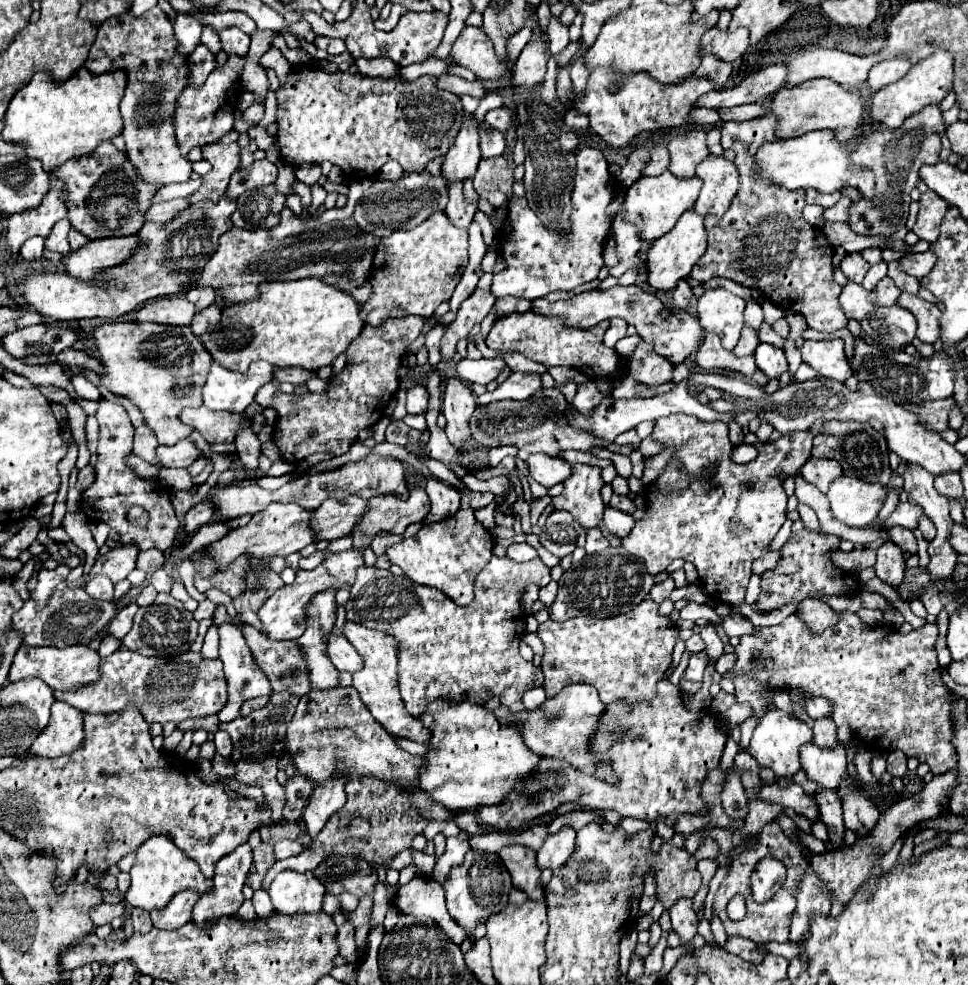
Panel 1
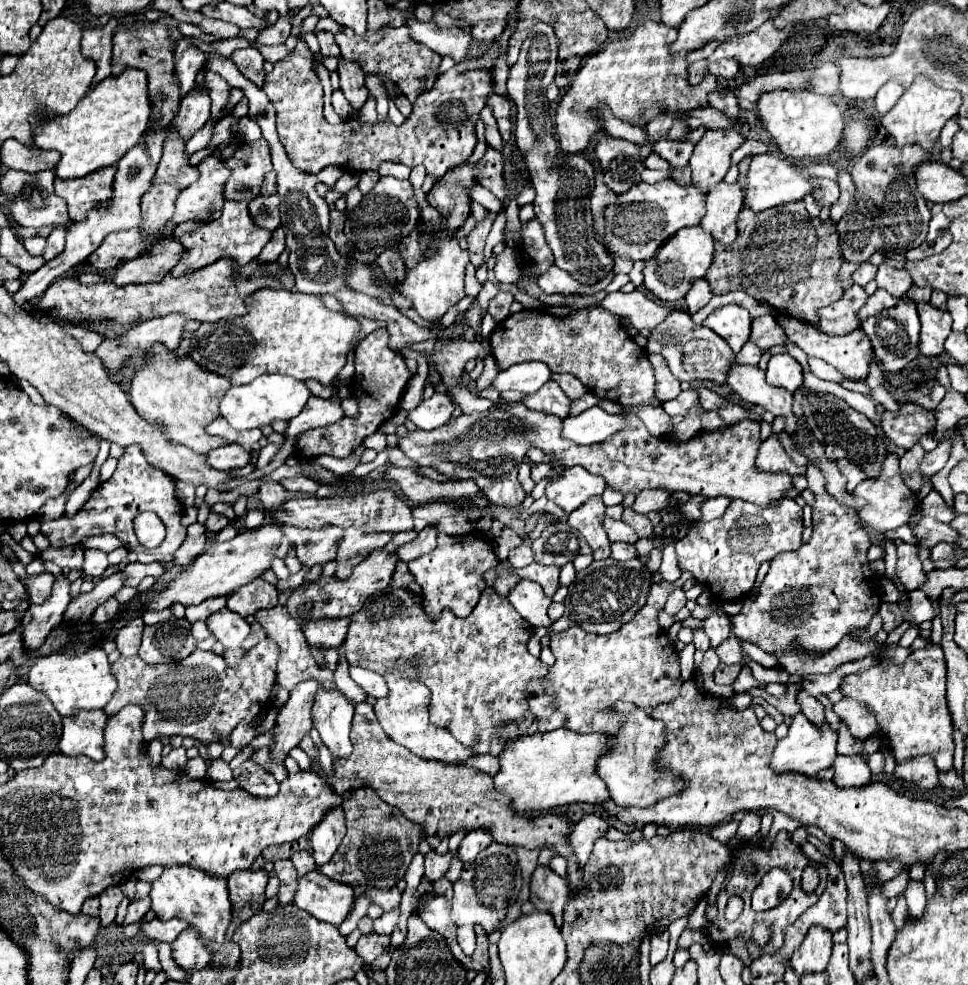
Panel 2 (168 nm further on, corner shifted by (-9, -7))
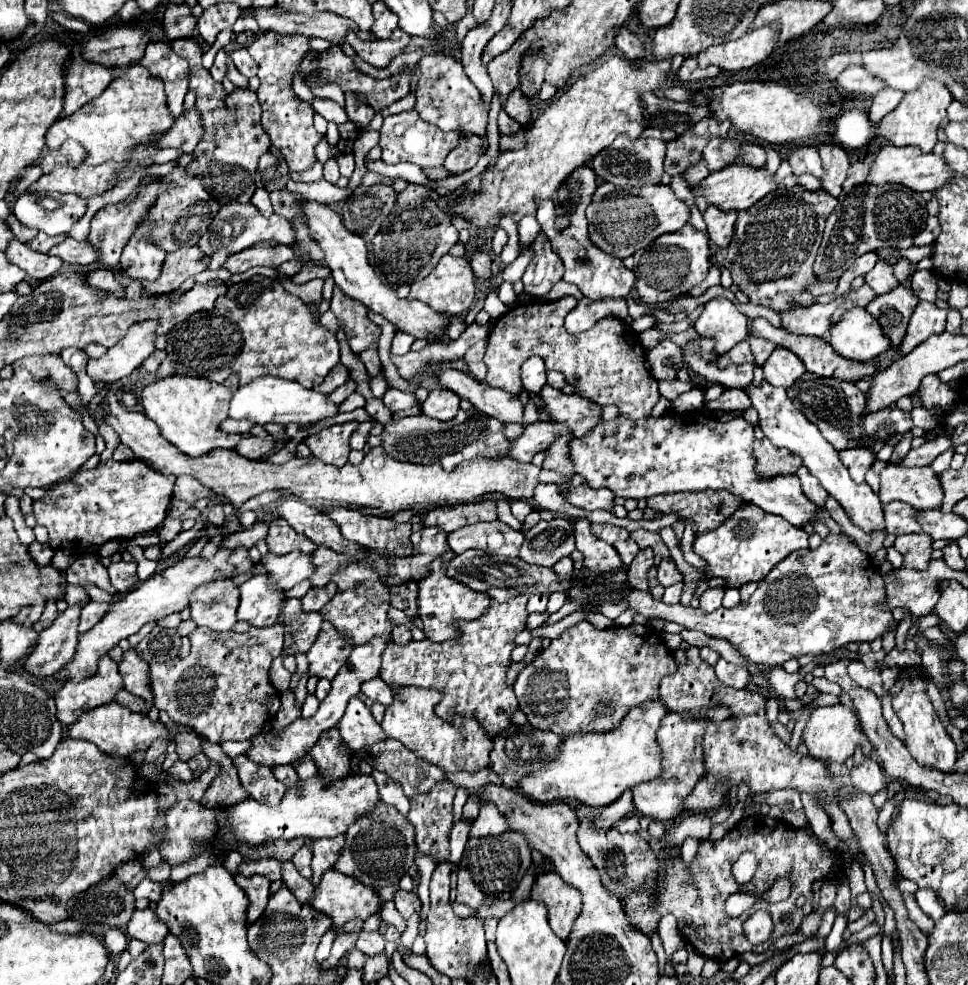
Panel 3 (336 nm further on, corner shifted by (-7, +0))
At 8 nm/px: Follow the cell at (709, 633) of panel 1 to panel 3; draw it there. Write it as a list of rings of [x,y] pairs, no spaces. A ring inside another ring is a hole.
[[[712,587],[712,589],[706,589],[704,595],[700,597],[700,609],[702,611],[714,611],[720,607],[722,603],[722,597],[724,597],[724,587]]]

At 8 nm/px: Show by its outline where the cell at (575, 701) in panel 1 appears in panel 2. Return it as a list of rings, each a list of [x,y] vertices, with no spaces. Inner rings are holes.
[[[618,702],[614,712],[624,712],[626,722],[616,734],[612,750],[598,762],[600,778],[604,778],[612,800],[622,808],[648,808],[672,794],[680,794],[684,790],[682,776],[676,772],[660,772],[656,766],[656,756],[666,746],[666,724],[628,702]]]

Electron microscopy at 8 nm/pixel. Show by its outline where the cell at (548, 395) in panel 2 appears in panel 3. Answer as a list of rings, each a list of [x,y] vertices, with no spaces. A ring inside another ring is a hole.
[[[544,385],[540,399],[546,403],[546,415],[554,421],[566,421],[574,437],[586,435],[600,421],[598,403],[582,395],[566,395],[560,389]]]

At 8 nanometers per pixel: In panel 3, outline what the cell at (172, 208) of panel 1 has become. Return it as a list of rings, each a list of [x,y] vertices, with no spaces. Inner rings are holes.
[[[66,237],[58,247],[52,247],[48,253],[60,257],[64,263],[70,265],[92,265],[100,257],[98,247],[88,241],[76,241],[72,237]]]

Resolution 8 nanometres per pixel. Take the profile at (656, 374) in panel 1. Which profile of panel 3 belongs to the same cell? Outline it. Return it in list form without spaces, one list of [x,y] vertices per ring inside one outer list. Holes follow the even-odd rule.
[[[662,341],[654,349],[648,351],[648,361],[652,369],[652,377],[656,381],[670,381],[676,379],[678,371],[682,369],[682,351],[672,341]]]

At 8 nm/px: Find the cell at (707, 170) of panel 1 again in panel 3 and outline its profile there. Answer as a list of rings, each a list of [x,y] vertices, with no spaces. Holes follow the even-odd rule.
[[[706,207],[702,213],[706,227],[708,227],[708,237],[714,245],[726,247],[734,235],[734,221],[736,213],[734,211],[718,211],[718,207]]]

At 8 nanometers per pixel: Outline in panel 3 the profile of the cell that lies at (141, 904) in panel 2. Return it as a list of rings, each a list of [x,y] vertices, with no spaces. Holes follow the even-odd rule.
[[[144,879],[144,881],[140,881],[140,883],[136,885],[136,889],[134,889],[134,897],[136,897],[136,899],[146,897],[146,899],[150,899],[150,901],[156,903],[156,901],[160,899],[162,885],[164,885],[164,883],[154,883],[154,881],[150,881],[150,879]]]

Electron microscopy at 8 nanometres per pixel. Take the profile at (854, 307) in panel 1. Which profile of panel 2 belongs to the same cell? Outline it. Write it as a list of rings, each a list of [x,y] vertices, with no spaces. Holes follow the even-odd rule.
[[[852,286],[844,292],[844,296],[826,306],[826,308],[820,308],[818,310],[818,328],[828,334],[828,336],[844,336],[844,334],[850,334],[852,330],[860,328],[860,320],[856,318],[856,310],[860,310],[860,306],[864,306],[864,298],[868,294],[864,292],[864,288],[860,286]]]

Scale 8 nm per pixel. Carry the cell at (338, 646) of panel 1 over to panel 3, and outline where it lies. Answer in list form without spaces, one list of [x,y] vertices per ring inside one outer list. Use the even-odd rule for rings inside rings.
[[[374,677],[366,683],[362,683],[362,693],[366,697],[370,697],[372,701],[378,701],[382,705],[390,705],[392,703],[392,693],[390,693],[390,685],[386,681],[382,681],[380,677]]]

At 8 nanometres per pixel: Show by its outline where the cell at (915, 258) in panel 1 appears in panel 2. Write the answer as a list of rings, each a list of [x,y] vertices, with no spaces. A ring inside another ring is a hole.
[[[882,264],[876,274],[876,284],[878,288],[884,288],[894,298],[902,298],[904,292],[912,286],[912,280],[908,278],[906,270],[896,270],[888,264]]]

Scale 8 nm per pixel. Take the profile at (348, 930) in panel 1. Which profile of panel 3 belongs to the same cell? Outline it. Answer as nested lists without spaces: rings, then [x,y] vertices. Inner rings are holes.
[[[360,931],[356,947],[366,955],[378,955],[384,951],[384,937],[380,931]]]

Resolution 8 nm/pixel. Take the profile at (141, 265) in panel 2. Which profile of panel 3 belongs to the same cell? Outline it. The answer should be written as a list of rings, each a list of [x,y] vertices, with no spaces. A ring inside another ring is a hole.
[[[182,247],[174,253],[166,255],[162,265],[162,273],[154,283],[144,283],[144,289],[150,293],[170,293],[172,289],[180,287],[188,277],[206,269],[206,257],[198,247]]]

